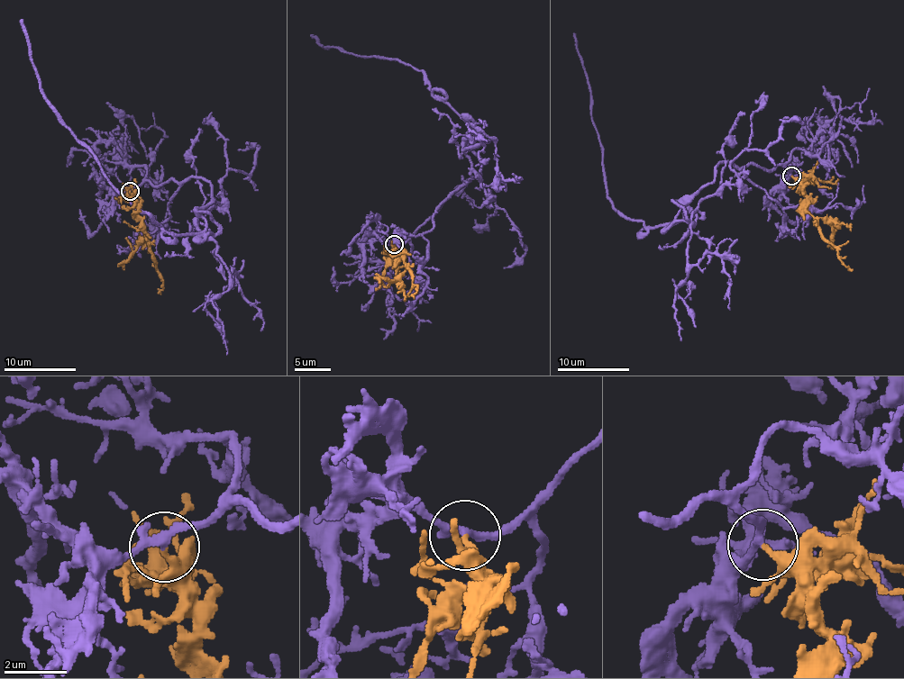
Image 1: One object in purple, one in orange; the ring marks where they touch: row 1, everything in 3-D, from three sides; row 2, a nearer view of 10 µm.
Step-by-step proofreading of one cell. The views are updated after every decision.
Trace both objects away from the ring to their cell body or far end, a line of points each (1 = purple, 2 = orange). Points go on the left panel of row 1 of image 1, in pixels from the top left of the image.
1: (129, 190), (195, 177), (205, 198), (196, 223), (202, 234), (168, 233), (122, 194), (50, 103), (19, 20)
2: (131, 190), (149, 252), (163, 283), (160, 293)

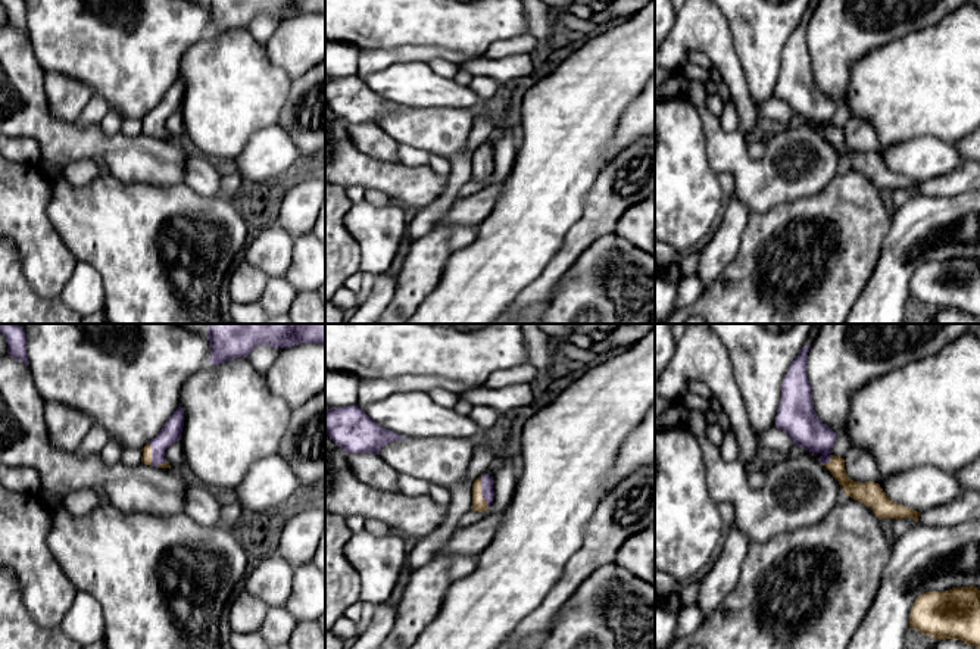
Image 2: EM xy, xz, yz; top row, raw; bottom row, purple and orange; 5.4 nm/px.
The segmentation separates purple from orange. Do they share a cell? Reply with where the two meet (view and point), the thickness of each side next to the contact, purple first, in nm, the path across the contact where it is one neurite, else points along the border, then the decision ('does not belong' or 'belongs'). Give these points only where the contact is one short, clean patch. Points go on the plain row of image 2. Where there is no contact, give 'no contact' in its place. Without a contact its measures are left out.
meets purple in xz at (481, 162); 80 nm thick on the purple side, 80 nm on the other; runs through xz (487, 164), (481, 162), (478, 174); belongs

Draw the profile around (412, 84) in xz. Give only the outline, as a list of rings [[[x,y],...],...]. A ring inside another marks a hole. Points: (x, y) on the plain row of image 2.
[[[396,62],[384,71],[368,75],[365,84],[399,106],[409,109],[469,109],[477,112],[483,100],[468,85],[444,78],[425,62]]]

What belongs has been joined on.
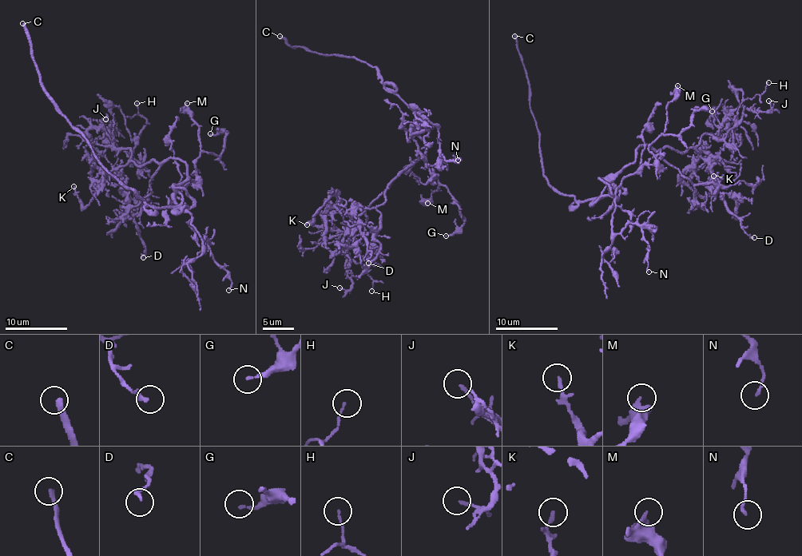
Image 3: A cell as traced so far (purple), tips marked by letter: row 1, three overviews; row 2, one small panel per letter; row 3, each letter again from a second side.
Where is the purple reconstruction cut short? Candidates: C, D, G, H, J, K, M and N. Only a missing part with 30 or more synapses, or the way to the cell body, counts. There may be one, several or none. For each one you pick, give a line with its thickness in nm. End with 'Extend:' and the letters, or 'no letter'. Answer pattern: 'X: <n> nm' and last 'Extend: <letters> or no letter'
C: 260 nm
Extend: C

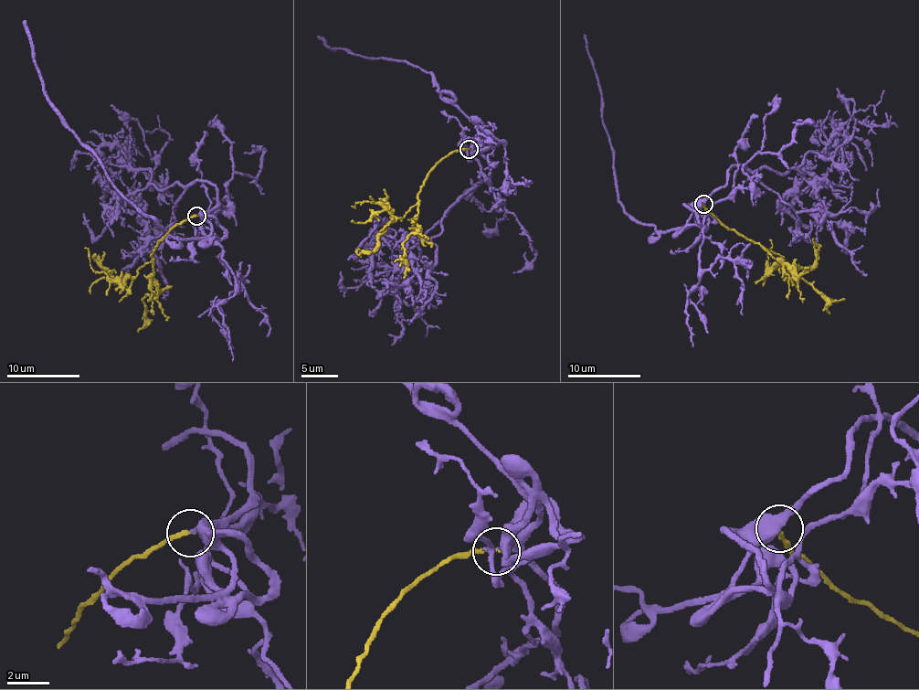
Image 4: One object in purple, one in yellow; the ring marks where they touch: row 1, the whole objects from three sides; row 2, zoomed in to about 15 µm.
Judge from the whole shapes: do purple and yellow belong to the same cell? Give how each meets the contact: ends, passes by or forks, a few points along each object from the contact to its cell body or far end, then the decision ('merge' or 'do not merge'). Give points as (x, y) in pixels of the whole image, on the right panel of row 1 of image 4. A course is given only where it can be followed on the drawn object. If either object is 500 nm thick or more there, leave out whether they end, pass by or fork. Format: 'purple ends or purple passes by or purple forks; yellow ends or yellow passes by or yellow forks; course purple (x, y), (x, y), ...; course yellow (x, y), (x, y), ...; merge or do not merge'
purple passes by; yellow ends; course purple (703, 204), (681, 228), (660, 232), (625, 211), (617, 191), (614, 152), (601, 118), (602, 92), (584, 36); course yellow (703, 204), (723, 225), (777, 253), (787, 274), (814, 263), (813, 238); merge

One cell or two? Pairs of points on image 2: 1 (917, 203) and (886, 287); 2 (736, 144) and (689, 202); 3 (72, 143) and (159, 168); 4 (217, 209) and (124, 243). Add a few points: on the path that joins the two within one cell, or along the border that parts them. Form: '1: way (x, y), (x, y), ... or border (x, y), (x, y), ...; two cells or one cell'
1: way (917, 224), (917, 233), (902, 247), (895, 267); one cell
2: border (705, 137), (705, 155), (717, 174); two cells
3: way (94, 144), (124, 158), (137, 159); one cell
4: way (193, 212), (165, 214), (147, 230); one cell

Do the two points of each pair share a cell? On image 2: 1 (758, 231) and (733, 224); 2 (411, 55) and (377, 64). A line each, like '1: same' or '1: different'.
1: different
2: same

